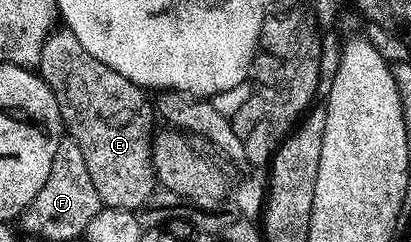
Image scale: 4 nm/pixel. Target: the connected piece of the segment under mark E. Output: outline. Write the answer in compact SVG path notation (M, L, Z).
M57 27L57 32L49 31L40 46L38 74L50 86L60 107L60 119L63 127L70 131L71 139L78 142L86 160L86 170L90 170L90 178L94 182L94 190L100 196L101 205L109 208L126 208L136 210L143 206L154 195L154 173L150 155L150 133L154 108L147 100L145 89L139 88L134 82L122 78L110 66L98 62L74 38L74 34L67 28Z

